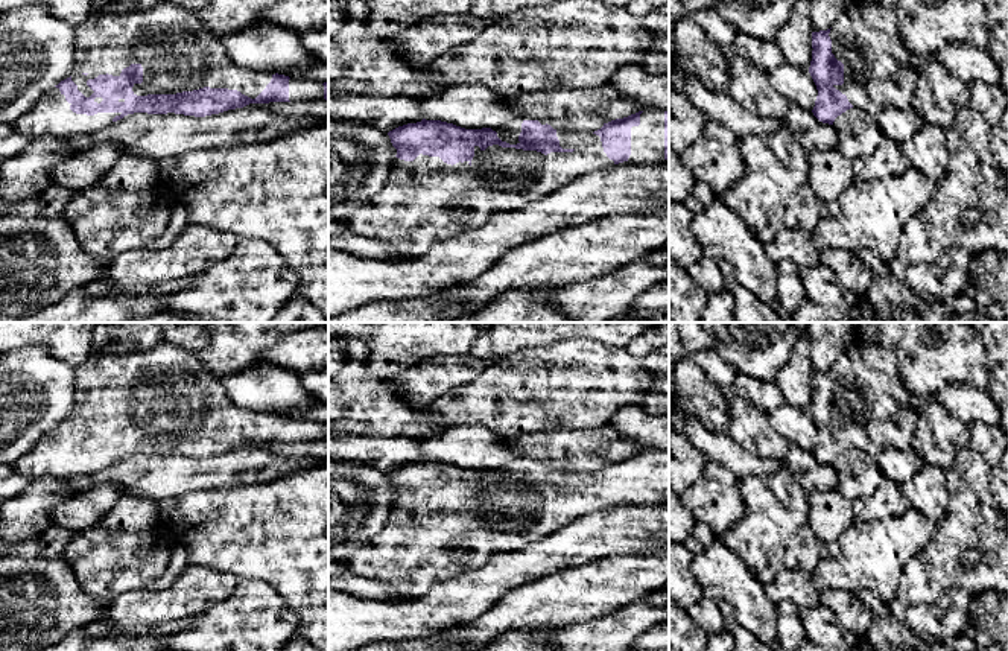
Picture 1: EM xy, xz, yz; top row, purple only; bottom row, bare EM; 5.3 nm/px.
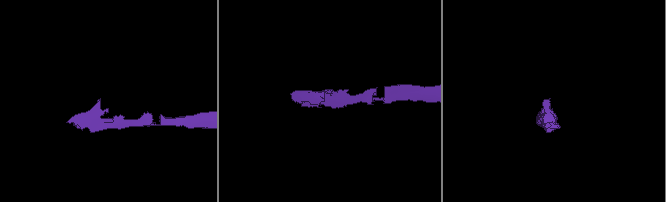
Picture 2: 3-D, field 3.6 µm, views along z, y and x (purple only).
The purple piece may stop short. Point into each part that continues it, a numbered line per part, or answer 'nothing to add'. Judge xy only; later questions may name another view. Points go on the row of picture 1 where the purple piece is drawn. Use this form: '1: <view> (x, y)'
1: xy (177, 53)

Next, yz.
1: yz (878, 69)

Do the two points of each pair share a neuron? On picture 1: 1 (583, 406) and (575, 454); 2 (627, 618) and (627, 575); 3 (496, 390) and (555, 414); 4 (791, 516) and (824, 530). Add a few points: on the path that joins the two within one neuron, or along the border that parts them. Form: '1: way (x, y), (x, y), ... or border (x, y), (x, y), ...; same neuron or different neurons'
1: border (608, 422), (599, 426), (554, 429), (545, 434); different neurons
2: border (652, 590), (593, 618); different neurons
3: way (511, 394), (535, 394), (540, 399); same neuron
4: border (806, 493), (809, 525), (823, 543); different neurons

